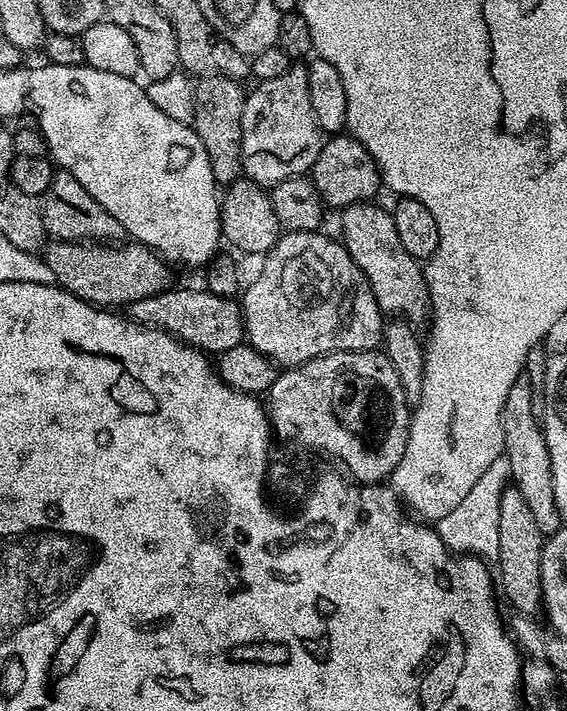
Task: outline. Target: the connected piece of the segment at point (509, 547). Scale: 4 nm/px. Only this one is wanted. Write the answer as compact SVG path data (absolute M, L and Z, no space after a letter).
M514 486L505 488L499 503L499 551L497 556L500 566L498 572L498 588L506 599L512 603L512 612L533 618L541 615L544 607L542 594L542 550L546 534L538 530L538 522L534 522L534 514L530 506L526 506L526 498L518 494Z

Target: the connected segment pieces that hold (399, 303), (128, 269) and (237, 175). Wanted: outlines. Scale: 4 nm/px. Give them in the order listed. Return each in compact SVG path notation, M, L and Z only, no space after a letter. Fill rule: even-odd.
M376 202L351 204L339 213L340 228L344 231L342 243L350 258L366 274L370 290L378 302L381 312L392 318L408 321L413 326L427 321L430 316L428 287L424 281L424 269L421 261L415 260L402 246L394 218L387 207L379 208Z
M52 240L43 249L42 255L46 266L54 270L59 287L109 310L119 309L119 304L130 306L147 296L157 296L170 284L169 265L144 244L124 242L119 246L109 246L104 242Z
M231 76L203 77L196 84L196 116L192 120L202 146L210 158L210 170L217 185L227 186L241 179L242 167L242 110L244 109L245 89Z

